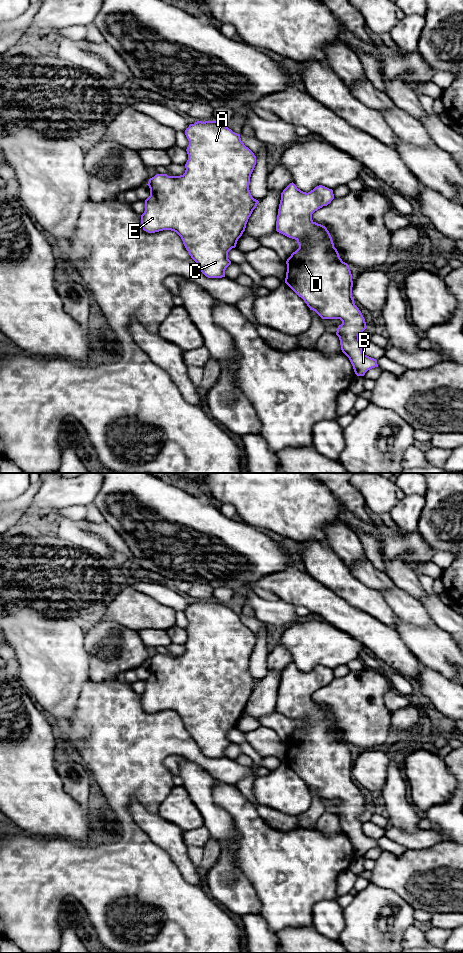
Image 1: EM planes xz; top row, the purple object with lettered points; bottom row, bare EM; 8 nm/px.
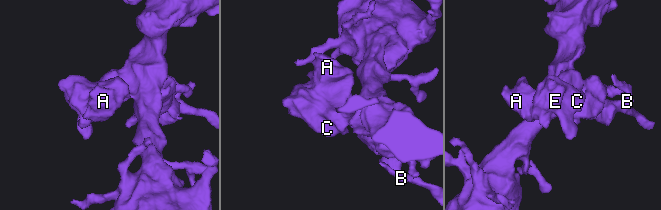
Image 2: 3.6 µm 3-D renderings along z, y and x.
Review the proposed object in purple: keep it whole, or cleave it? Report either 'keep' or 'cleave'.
keep

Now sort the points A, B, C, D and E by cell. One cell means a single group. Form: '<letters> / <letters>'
A B C D E

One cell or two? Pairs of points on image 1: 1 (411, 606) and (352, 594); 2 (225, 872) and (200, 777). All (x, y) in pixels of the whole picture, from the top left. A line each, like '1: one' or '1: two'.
1: one
2: one

